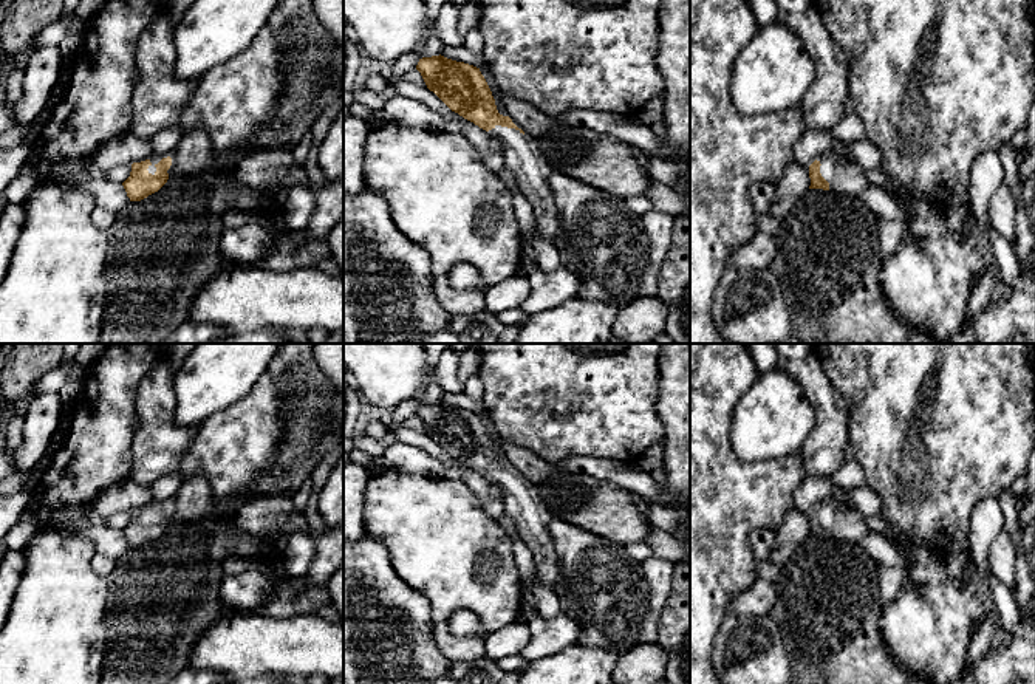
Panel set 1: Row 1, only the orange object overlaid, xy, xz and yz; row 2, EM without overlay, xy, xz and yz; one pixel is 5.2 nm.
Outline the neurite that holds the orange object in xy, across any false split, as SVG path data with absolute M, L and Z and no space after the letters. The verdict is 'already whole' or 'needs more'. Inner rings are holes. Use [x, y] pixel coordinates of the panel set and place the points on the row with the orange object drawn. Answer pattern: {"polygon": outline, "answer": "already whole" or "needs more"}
{"polygon": "M170 156L133 162L130 176L122 183L130 201L141 201L158 192L169 180L170 166Z", "answer": "needs more"}

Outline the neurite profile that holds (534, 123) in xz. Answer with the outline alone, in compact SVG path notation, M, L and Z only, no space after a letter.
M503 93L500 97L504 105L506 115L529 138L537 139L552 127L554 121L541 110L537 110L534 105L514 99Z

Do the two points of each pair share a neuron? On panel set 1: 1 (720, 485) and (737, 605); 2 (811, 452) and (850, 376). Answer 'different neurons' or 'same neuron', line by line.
1: different neurons
2: different neurons

